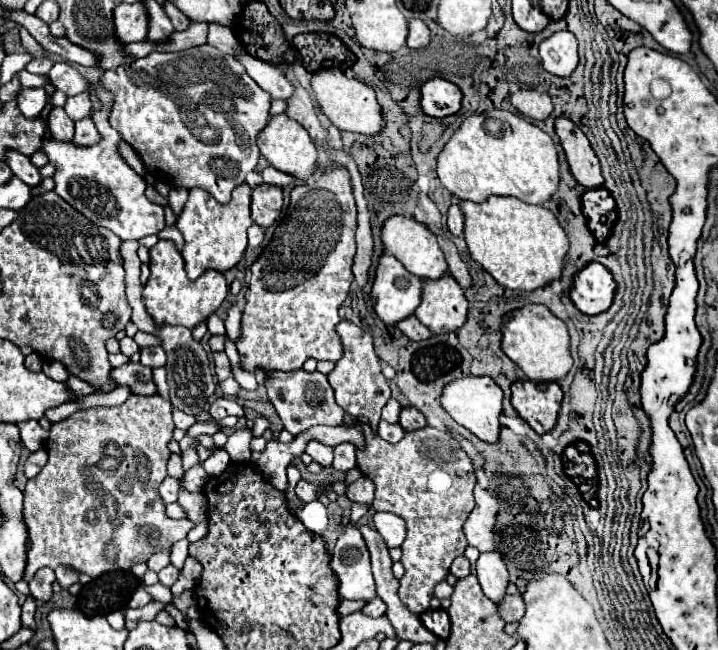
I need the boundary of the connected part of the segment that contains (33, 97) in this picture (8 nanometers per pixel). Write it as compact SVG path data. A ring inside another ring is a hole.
M22 89L16 97L18 109L26 117L38 117L48 103L48 95L44 89Z

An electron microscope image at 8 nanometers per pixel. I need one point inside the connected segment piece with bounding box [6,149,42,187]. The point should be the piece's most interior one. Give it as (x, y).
(20, 164)

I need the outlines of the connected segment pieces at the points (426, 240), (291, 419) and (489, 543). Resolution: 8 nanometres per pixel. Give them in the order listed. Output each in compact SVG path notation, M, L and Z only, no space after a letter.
M400 215L388 217L382 225L380 239L384 243L384 251L394 255L410 273L418 275L420 279L438 279L448 271L444 253L436 243L436 235L426 225L418 223L414 217L400 217Z
M304 369L298 371L268 371L264 379L264 387L268 391L270 403L276 407L278 417L284 423L284 429L292 435L298 435L312 425L340 425L344 419L344 409L336 403L334 391L324 373L314 371L308 373Z
M480 483L474 489L474 497L476 497L476 507L470 513L468 521L464 523L464 535L468 539L468 545L476 547L480 553L494 551L492 529L498 513L498 501L490 497Z

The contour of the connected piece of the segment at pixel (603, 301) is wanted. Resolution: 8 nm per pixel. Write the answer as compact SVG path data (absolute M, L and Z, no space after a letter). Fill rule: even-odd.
M592 261L574 275L570 299L582 313L598 315L610 307L614 289L616 283L612 279L612 273L604 265Z

